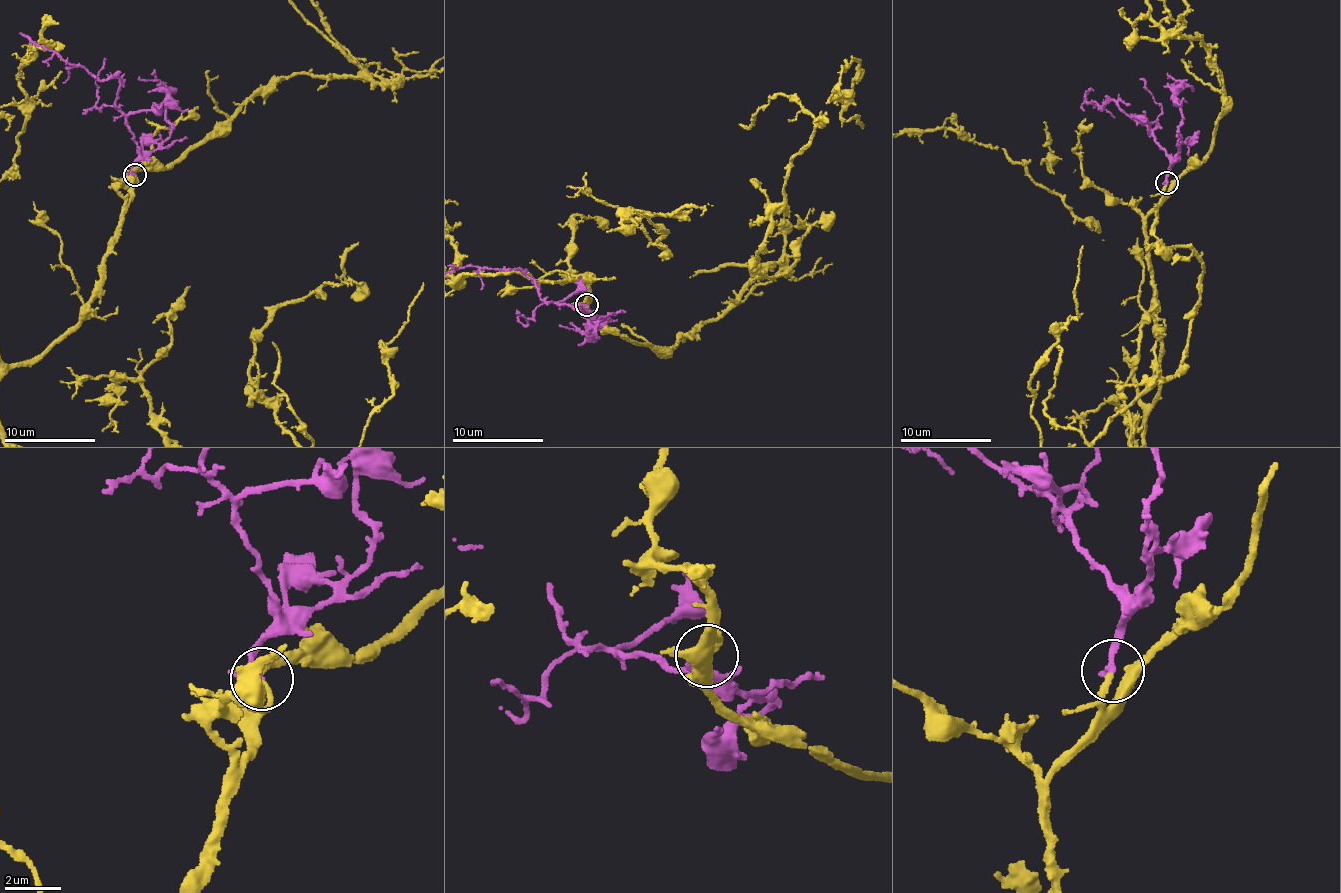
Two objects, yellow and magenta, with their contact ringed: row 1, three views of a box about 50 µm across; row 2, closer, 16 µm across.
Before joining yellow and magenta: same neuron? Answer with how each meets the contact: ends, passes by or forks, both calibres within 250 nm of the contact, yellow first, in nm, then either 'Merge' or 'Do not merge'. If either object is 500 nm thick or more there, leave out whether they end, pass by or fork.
At the ring yellow ends. At the ring magenta ends. Thickness 190 nm (yellow) against 240 nm. Merge

